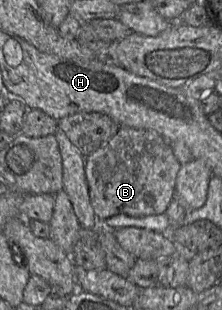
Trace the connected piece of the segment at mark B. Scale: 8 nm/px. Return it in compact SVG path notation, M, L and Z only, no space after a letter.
M120 127L106 144L85 158L85 175L97 219L118 214L141 217L165 213L174 197L180 166L171 144L159 133Z

